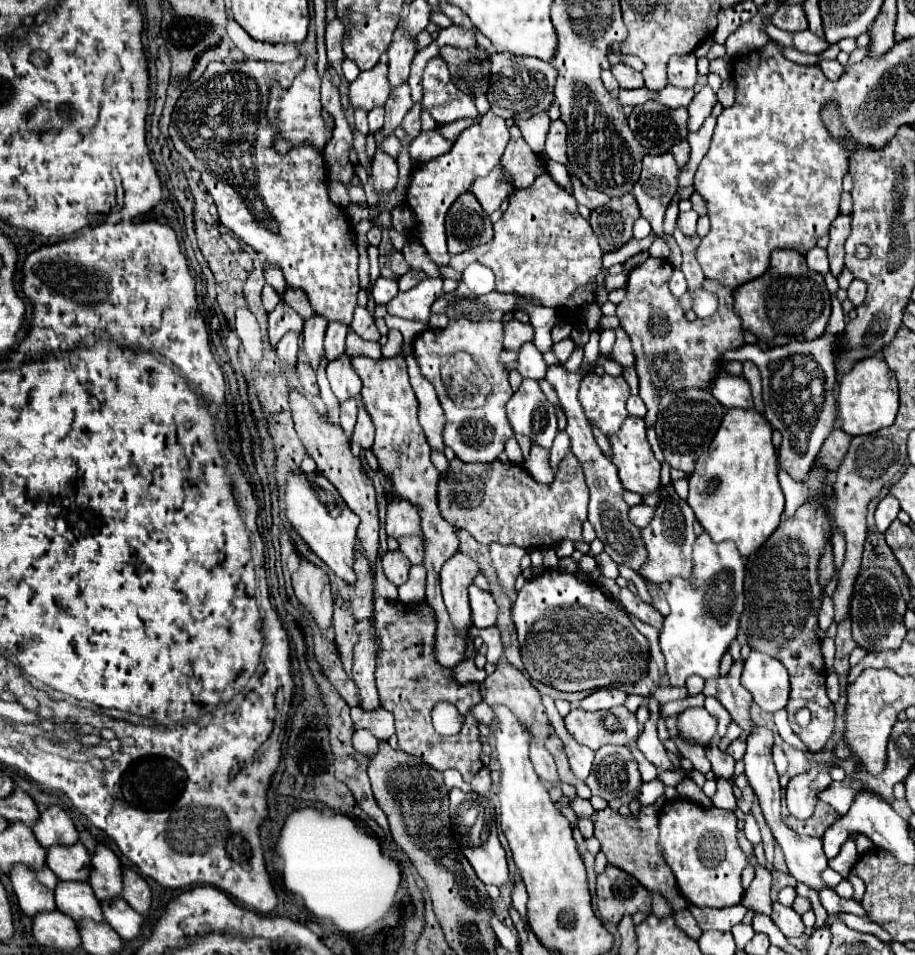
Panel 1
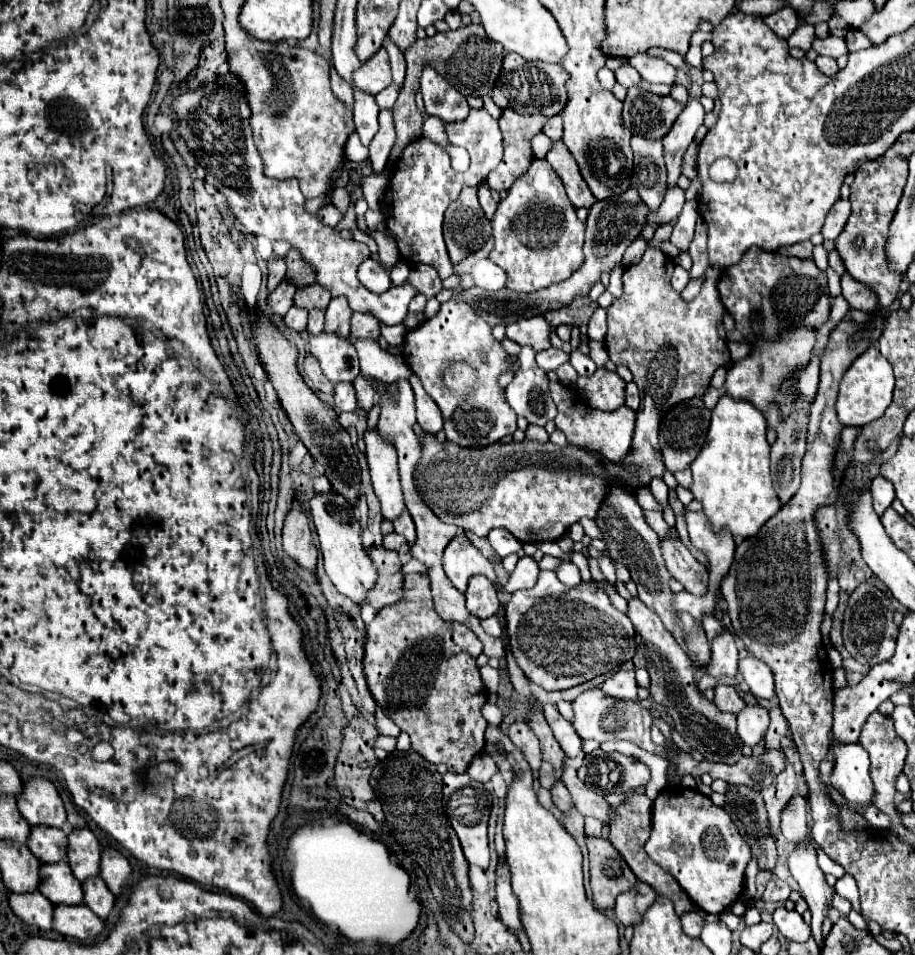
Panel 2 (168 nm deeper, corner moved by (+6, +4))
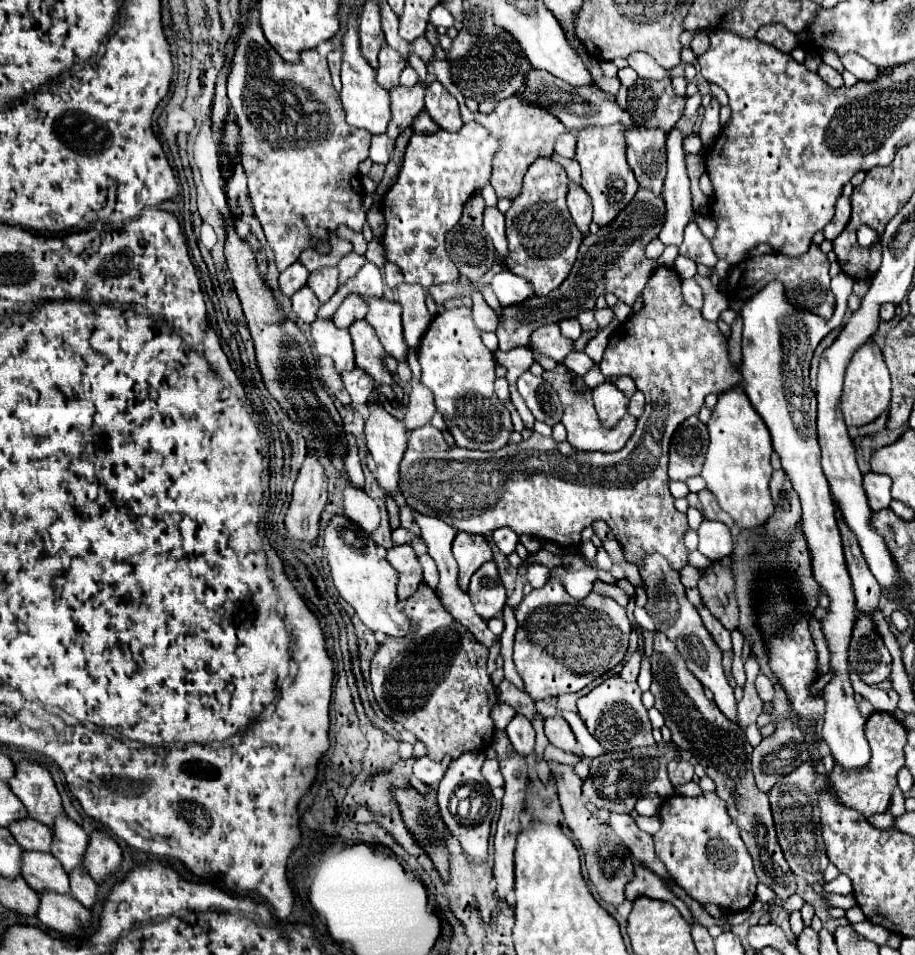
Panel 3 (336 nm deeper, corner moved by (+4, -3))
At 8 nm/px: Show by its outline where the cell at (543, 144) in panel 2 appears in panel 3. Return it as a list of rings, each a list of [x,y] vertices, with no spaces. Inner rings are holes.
[[[555,152],[549,156],[551,160],[555,160],[555,162],[559,162],[563,168],[565,168],[565,172],[567,172],[567,176],[571,178],[571,180],[575,180],[575,182],[579,182],[579,176],[581,176],[581,172],[579,172],[579,164],[575,162],[575,160],[567,160],[567,158],[559,158]]]

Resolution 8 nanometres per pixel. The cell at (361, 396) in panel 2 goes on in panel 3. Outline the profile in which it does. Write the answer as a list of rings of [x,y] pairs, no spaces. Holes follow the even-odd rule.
[[[357,320],[355,324],[351,324],[349,332],[351,332],[351,340],[353,340],[357,368],[361,368],[365,374],[369,374],[377,386],[389,386],[397,394],[397,398],[403,398],[405,396],[403,388],[391,378],[389,370],[383,364],[385,350],[381,346],[379,338],[375,336],[375,330],[365,320]]]

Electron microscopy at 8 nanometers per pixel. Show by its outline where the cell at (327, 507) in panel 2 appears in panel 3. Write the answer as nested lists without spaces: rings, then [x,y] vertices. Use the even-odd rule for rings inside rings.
[[[331,516],[325,526],[325,550],[331,568],[331,578],[339,596],[351,604],[363,624],[373,632],[383,632],[387,636],[405,636],[409,632],[409,620],[397,608],[397,576],[395,568],[385,558],[377,556],[377,546],[371,536],[361,530],[347,516]]]

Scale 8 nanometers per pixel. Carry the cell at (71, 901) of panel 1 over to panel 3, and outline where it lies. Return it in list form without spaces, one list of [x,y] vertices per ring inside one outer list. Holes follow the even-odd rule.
[[[23,852],[23,880],[37,892],[37,894],[45,894],[45,892],[55,892],[55,894],[69,894],[69,876],[63,870],[63,866],[59,864],[59,860],[55,860],[55,856],[47,854],[43,856],[43,852]]]

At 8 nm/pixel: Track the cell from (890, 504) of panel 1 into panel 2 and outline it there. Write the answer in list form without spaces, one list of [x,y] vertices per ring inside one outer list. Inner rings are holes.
[[[877,475],[877,477],[873,477],[869,489],[871,489],[871,495],[873,495],[873,507],[875,507],[875,513],[881,515],[881,513],[891,505],[891,501],[895,499],[893,483],[887,481],[885,477]]]

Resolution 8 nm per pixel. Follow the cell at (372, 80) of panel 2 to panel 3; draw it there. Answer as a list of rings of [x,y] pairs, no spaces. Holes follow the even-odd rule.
[[[387,44],[379,52],[379,70],[377,70],[377,84],[381,84],[385,90],[391,90],[399,84],[399,74],[405,68],[403,58],[393,50],[387,48]]]

